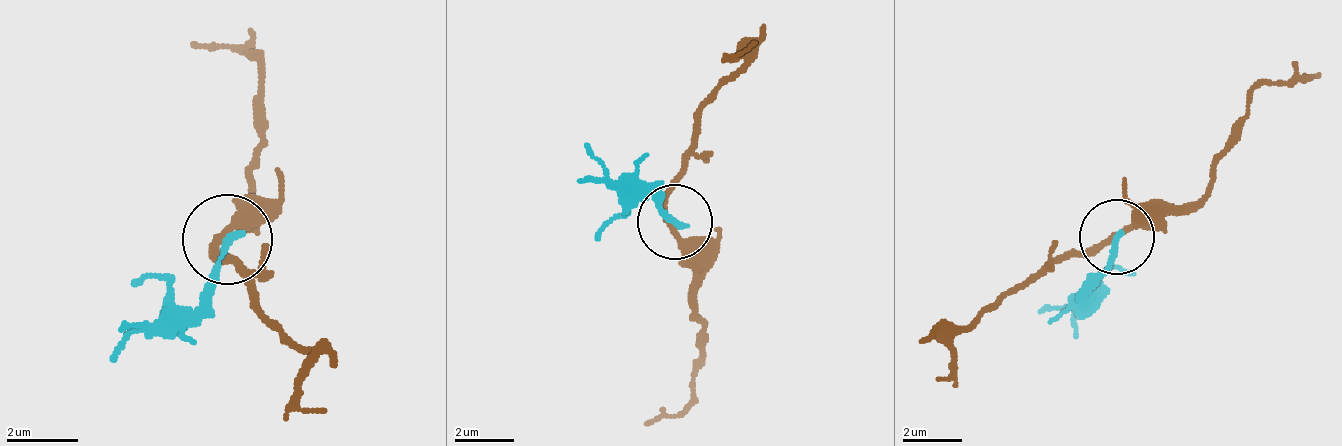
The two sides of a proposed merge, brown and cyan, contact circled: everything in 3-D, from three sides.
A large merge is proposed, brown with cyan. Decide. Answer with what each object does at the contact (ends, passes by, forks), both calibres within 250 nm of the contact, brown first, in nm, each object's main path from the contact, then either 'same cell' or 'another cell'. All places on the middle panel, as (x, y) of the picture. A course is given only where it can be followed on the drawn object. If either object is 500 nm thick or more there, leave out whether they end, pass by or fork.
brown passes by; cyan ends; calibres 200 and 200 nm; course brown (669, 224), (699, 313), (699, 366), (691, 395), (646, 425); course cyan (676, 224), (639, 179), (616, 179), (586, 141); another cell

